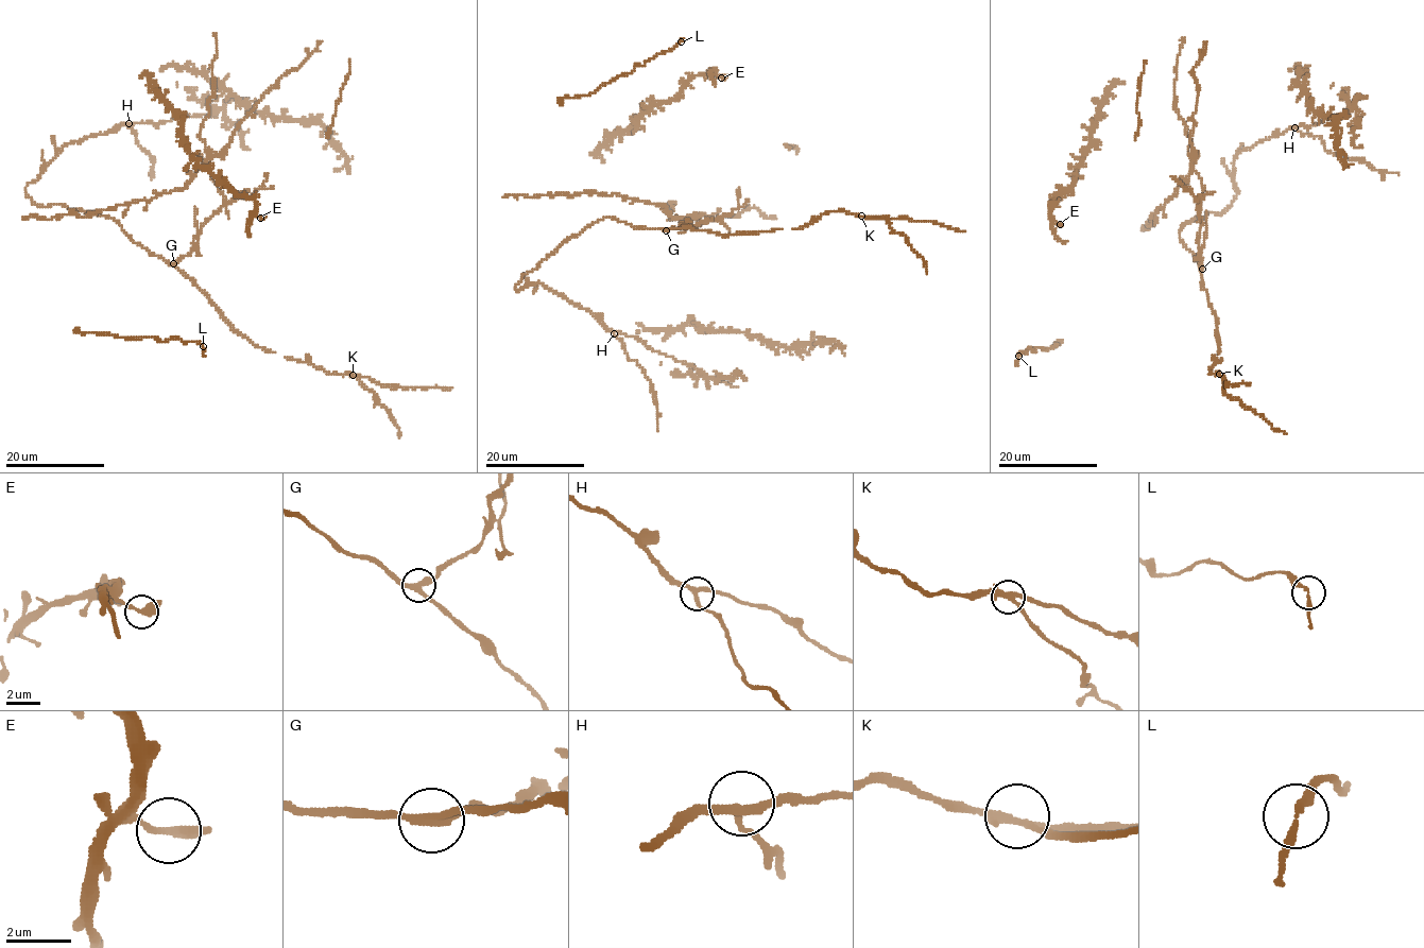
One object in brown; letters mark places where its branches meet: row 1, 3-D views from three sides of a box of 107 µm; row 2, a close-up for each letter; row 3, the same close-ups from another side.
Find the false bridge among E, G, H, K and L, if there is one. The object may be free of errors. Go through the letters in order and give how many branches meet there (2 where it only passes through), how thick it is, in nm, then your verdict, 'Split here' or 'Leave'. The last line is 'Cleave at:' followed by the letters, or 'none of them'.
E: Branches: 2. Thickness 320 nm. Leave
G: Branches: 3. Thickness 240 nm. Split here
H: Branches: 3. Thickness 240 nm. Leave
K: Branches: 3. Thickness 240 nm. Leave
L: Branches: 2. Thickness 200 nm. Leave
Cleave at: G

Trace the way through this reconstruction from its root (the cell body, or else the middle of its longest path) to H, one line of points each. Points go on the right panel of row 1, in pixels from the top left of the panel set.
H: (1201, 262), (1200, 269), (1180, 230), (1191, 219), (1221, 214), (1232, 203), (1238, 191), (1237, 155), (1294, 127)

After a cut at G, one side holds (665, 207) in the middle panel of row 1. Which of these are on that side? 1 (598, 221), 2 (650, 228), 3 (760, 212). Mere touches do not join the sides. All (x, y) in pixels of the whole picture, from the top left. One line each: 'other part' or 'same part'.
1: other part
2: other part
3: same part

